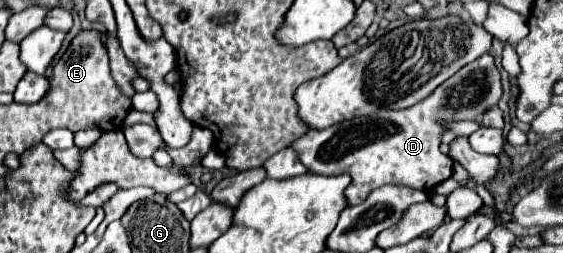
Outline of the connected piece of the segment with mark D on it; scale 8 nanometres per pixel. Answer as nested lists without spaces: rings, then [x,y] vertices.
[[[489,53],[481,55],[473,63],[461,67],[453,77],[449,77],[445,83],[441,83],[427,99],[421,103],[407,107],[407,109],[397,109],[397,111],[379,111],[375,115],[367,115],[361,119],[351,119],[337,123],[333,127],[321,129],[321,131],[309,131],[295,139],[289,147],[297,153],[299,161],[307,167],[309,173],[315,175],[339,175],[347,173],[351,175],[351,185],[345,189],[347,205],[359,205],[367,199],[367,195],[383,185],[405,185],[421,191],[431,191],[435,185],[441,181],[449,179],[453,173],[453,159],[445,153],[441,153],[441,133],[443,127],[437,123],[437,119],[465,119],[465,121],[475,121],[481,119],[481,115],[489,109],[495,107],[501,97],[501,81],[499,81],[499,71],[493,63],[493,57]]]

